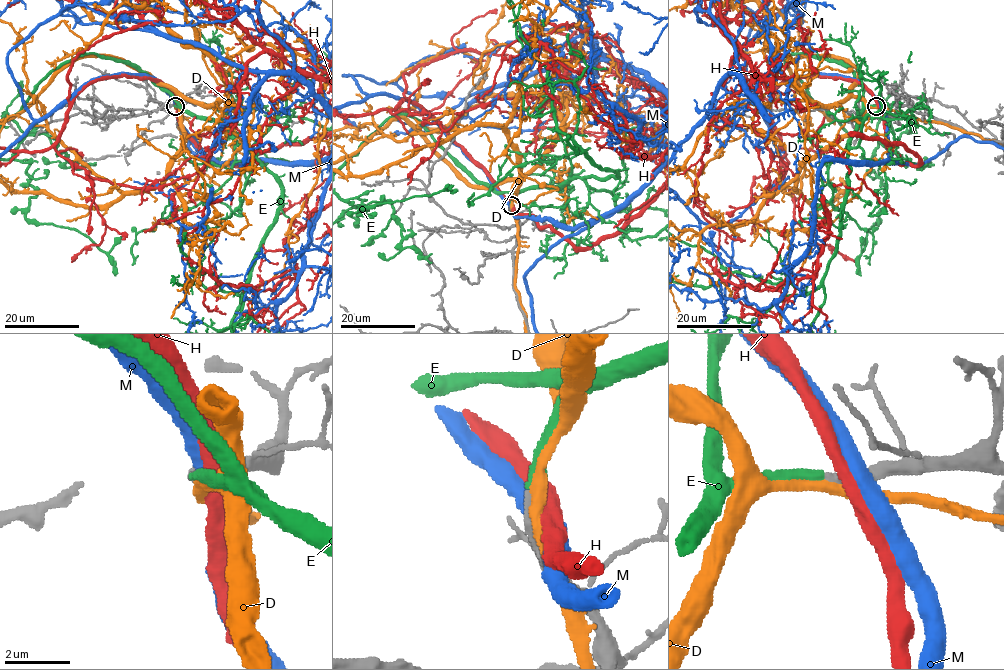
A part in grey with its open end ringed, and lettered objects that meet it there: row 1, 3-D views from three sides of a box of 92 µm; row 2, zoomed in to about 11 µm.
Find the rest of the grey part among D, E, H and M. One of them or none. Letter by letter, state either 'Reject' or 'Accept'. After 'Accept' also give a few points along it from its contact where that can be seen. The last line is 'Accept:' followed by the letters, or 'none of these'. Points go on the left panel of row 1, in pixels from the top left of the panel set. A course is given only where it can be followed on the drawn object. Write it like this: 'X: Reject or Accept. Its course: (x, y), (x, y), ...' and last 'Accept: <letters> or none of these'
D: Reject
E: Accept
H: Reject
M: Reject
Accept: E

